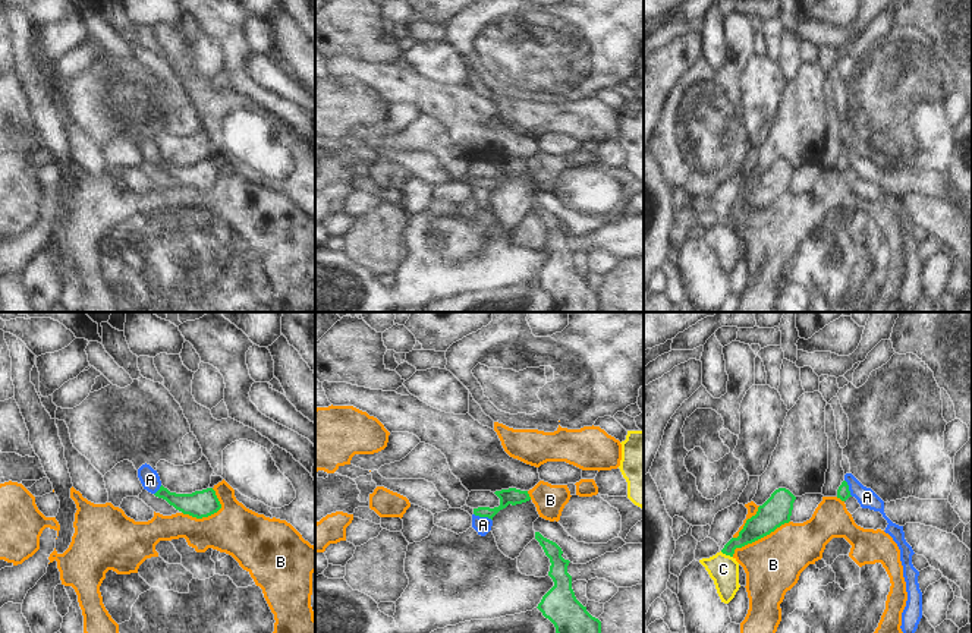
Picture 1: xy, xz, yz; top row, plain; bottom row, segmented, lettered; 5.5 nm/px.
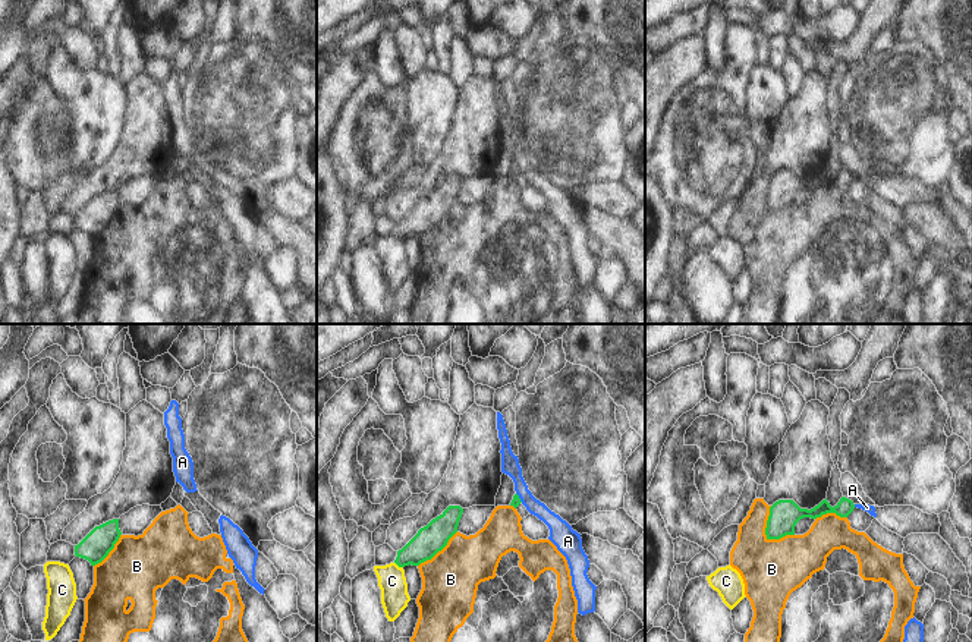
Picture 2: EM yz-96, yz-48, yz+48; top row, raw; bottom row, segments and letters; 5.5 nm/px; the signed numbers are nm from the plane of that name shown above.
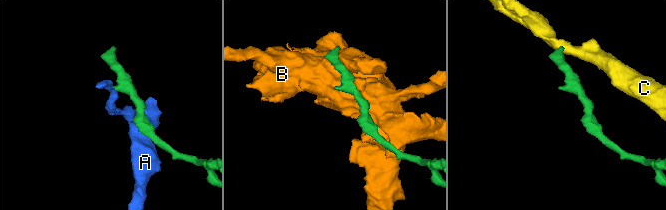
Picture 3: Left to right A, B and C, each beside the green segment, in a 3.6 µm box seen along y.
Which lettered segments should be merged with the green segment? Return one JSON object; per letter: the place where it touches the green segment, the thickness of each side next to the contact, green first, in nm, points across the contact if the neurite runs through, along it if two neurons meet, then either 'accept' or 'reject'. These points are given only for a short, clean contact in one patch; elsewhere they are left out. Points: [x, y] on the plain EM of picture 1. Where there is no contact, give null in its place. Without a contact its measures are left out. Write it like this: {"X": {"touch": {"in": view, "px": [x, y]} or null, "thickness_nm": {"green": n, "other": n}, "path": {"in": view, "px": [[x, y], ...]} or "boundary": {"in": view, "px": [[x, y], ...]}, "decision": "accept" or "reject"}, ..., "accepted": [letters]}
{"A": {"touch": {"in": "xz", "px": [483, 188]}, "thickness_nm": {"green": 90, "other": 100}, "boundary": {"in": "xz", "px": [[474, 185], [491, 192]]}, "decision": "reject"}, "B": {"touch": {"in": "yz", "px": [758, 210]}, "thickness_nm": {"green": 160, "other": 320}, "decision": "reject"}, "C": {"touch": {"in": "yz", "px": [726, 226]}, "thickness_nm": {"green": 130, "other": 160}, "boundary": {"in": "yz", "px": [[720, 223], [732, 229]]}, "decision": "reject"}, "accepted": []}

